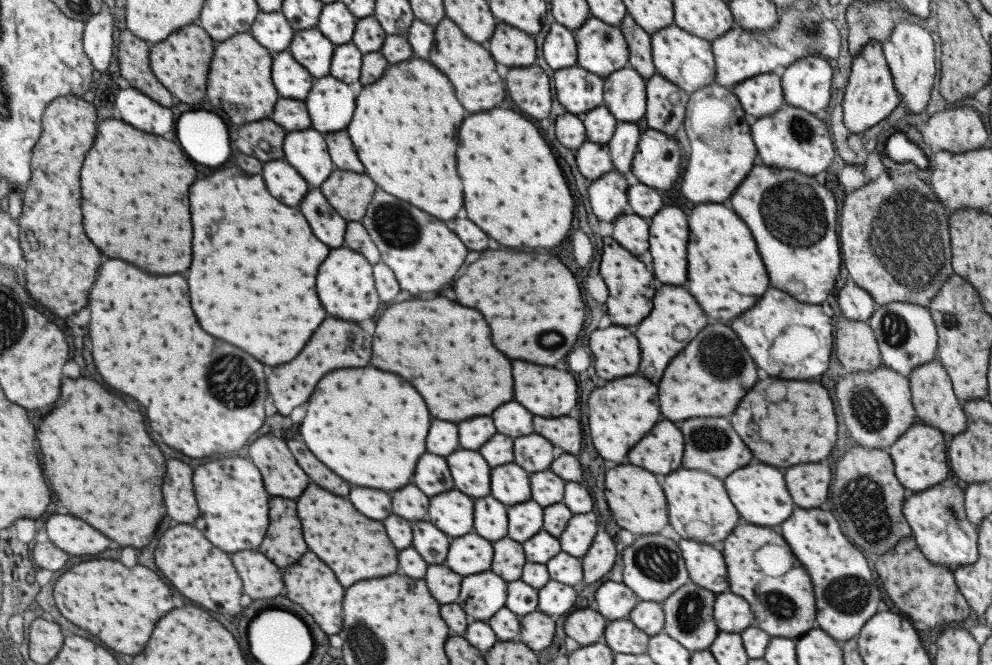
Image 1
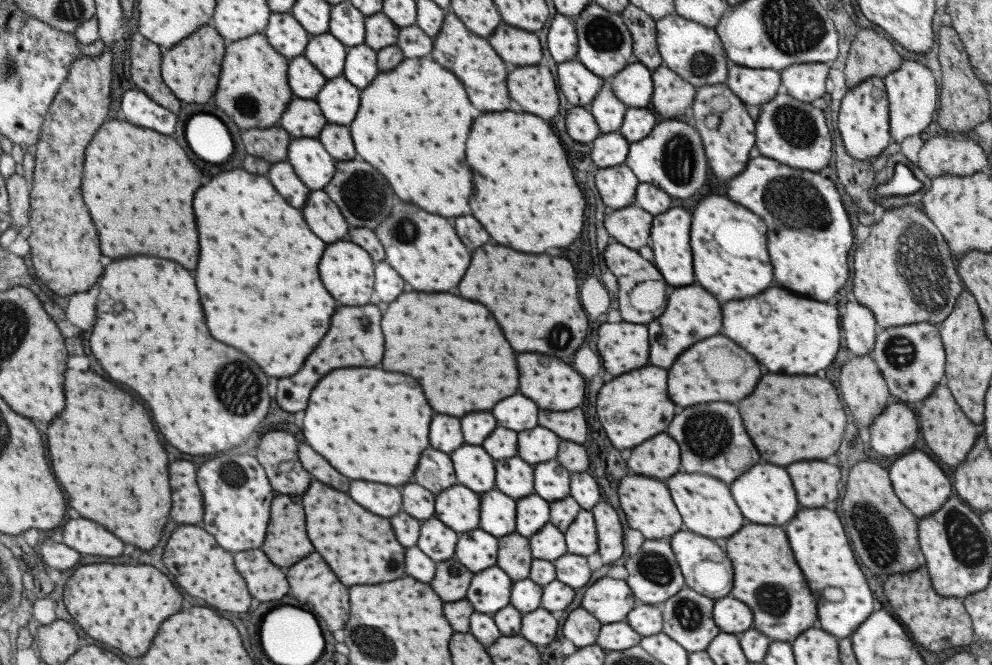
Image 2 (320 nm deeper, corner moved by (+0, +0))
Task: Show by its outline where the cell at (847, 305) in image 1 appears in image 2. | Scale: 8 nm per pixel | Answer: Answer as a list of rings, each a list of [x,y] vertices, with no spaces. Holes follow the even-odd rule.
[[[847,302],[845,314],[841,316],[841,330],[845,346],[852,355],[861,356],[872,350],[877,326],[868,308],[855,302]]]

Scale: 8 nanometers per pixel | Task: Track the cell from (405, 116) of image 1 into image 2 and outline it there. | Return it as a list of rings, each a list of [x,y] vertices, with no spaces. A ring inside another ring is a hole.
[[[429,56],[403,59],[391,72],[378,72],[369,86],[361,90],[359,110],[351,122],[351,138],[357,154],[371,164],[391,184],[391,190],[405,202],[439,216],[469,214],[471,172],[465,162],[465,138],[479,112],[469,104],[463,84]]]

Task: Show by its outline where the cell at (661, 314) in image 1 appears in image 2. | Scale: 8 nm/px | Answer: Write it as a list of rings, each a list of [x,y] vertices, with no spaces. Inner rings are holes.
[[[685,286],[677,288],[667,296],[665,312],[647,324],[649,328],[649,362],[659,368],[669,368],[673,360],[691,344],[709,338],[721,330],[721,310],[719,304],[709,292],[705,292],[701,286]]]

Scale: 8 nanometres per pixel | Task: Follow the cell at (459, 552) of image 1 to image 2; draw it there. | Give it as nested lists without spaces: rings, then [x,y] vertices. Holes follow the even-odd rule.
[[[479,528],[459,534],[454,558],[466,570],[475,574],[496,565],[498,539]]]

